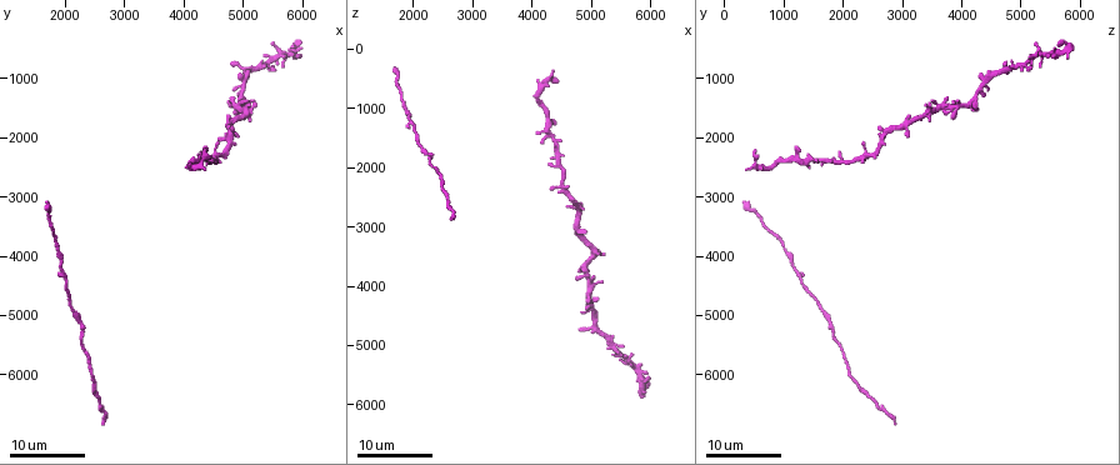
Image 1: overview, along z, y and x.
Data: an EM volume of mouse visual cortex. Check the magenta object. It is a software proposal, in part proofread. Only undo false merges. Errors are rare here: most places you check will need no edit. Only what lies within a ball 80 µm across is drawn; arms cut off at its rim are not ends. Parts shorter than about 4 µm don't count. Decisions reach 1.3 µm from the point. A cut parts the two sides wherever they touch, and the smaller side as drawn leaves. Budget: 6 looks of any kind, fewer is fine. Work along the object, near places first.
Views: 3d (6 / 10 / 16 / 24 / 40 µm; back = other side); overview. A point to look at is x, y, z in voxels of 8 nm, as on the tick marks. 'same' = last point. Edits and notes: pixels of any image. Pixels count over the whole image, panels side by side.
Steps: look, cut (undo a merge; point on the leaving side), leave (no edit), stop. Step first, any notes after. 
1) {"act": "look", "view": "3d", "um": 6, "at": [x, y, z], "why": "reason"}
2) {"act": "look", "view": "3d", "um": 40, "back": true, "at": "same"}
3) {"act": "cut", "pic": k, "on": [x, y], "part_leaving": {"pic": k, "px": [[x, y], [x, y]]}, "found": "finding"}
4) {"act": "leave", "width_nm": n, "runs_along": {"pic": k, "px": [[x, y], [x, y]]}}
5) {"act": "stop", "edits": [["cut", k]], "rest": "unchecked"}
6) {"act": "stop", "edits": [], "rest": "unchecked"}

{"act": "look", "view": "3d", "um": 16, "at": [4100, 2500, 800]}

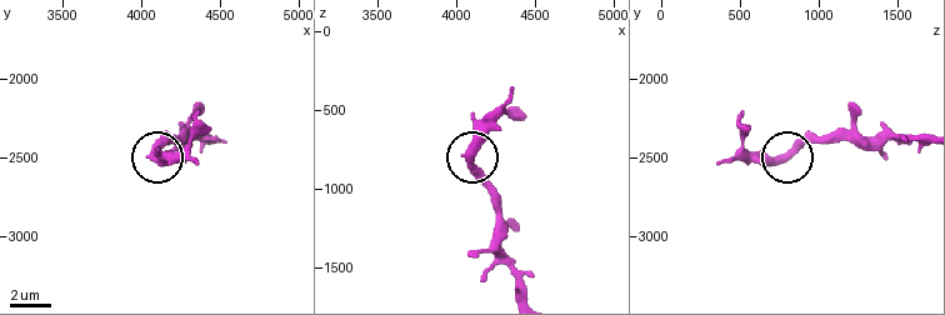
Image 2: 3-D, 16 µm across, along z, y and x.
{"act": "look", "view": "3d", "um": 6, "at": [4040, 2480, 780], "why": "zoom in"}

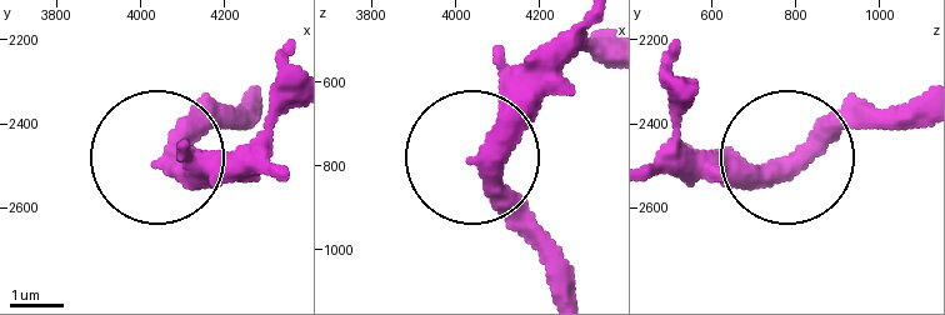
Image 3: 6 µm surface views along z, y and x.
{"act": "look", "view": "3d", "um": 6, "back": true, "at": [4045, 2500, 785], "why": "other side"}

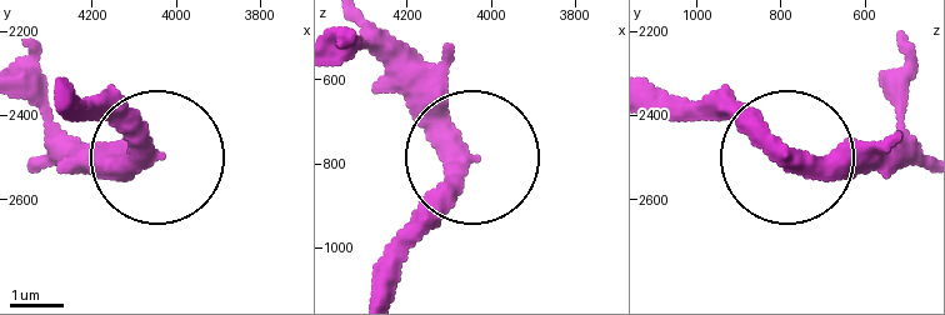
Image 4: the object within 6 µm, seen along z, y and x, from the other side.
{"act": "leave", "width_nm": 330, "found": "one cell here"}

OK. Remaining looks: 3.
{"act": "look", "view": "3d", "um": 16, "at": [1900, 4050, 1150], "why": "thick turns thin"}

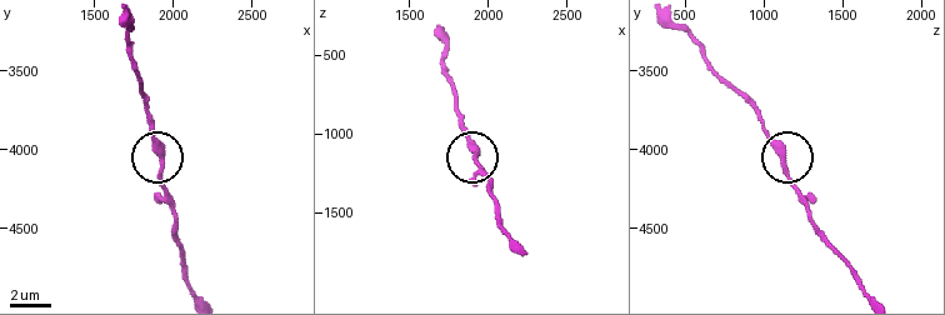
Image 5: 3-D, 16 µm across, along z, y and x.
{"act": "look", "view": "3d", "um": 10, "at": [1940, 4080, 1120]}

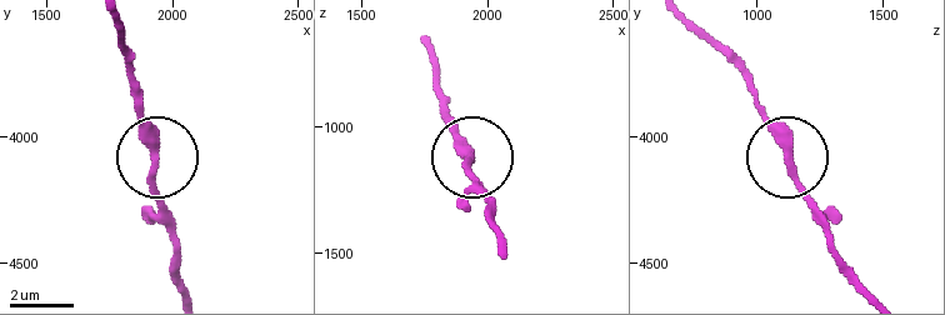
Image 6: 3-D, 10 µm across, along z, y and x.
{"act": "look", "view": "3d", "um": 10, "back": true, "at": [1940, 4100, 1120], "why": "other side"}

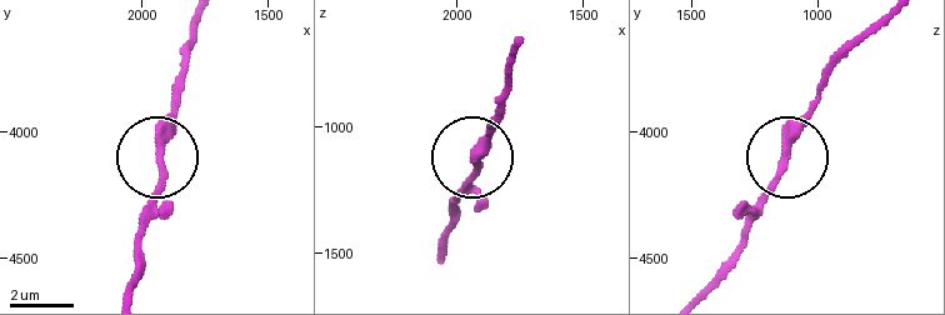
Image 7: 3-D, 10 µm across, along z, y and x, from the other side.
{"act": "leave", "found": "one cell here"}

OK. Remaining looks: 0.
{"act": "stop", "edits": [], "rest": "unchecked"}

